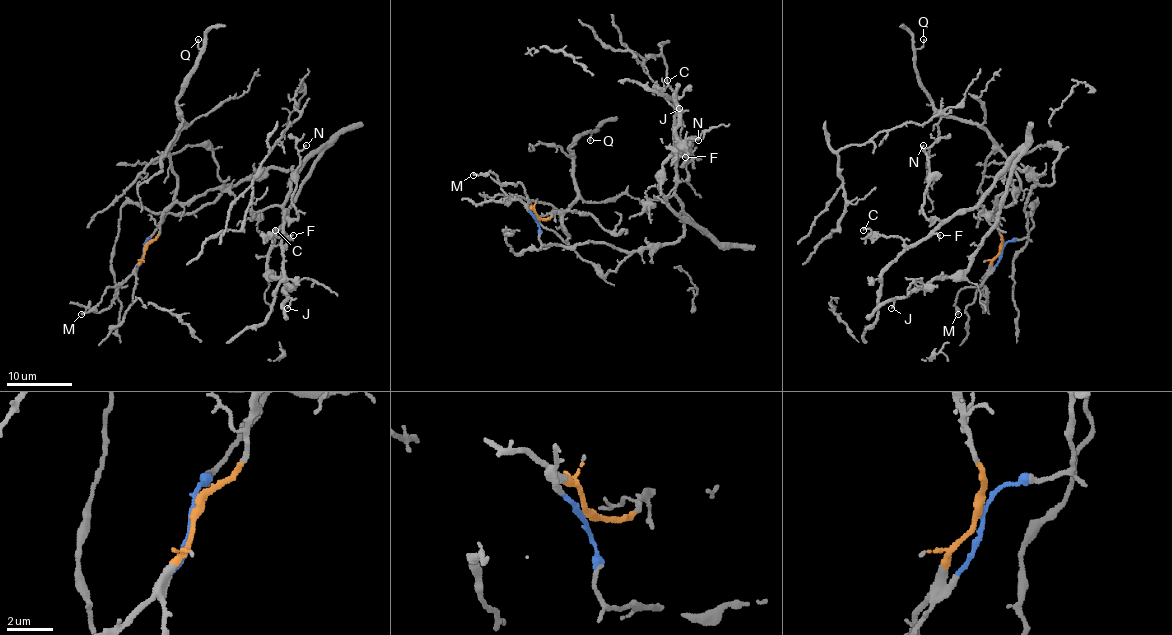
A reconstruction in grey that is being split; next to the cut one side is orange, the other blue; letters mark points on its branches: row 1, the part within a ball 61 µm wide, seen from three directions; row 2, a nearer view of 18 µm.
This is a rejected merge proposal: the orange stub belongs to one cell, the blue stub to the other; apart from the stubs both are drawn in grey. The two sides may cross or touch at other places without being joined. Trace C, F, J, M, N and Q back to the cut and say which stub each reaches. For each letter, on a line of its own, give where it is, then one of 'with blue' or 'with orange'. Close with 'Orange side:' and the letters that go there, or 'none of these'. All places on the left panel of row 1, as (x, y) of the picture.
C: place (275, 230); with blue
F: place (293, 235); with blue
J: place (287, 308); with blue
M: place (81, 314); with orange
N: place (306, 145); with blue
Q: place (198, 39); with orange
Orange side: M, Q

